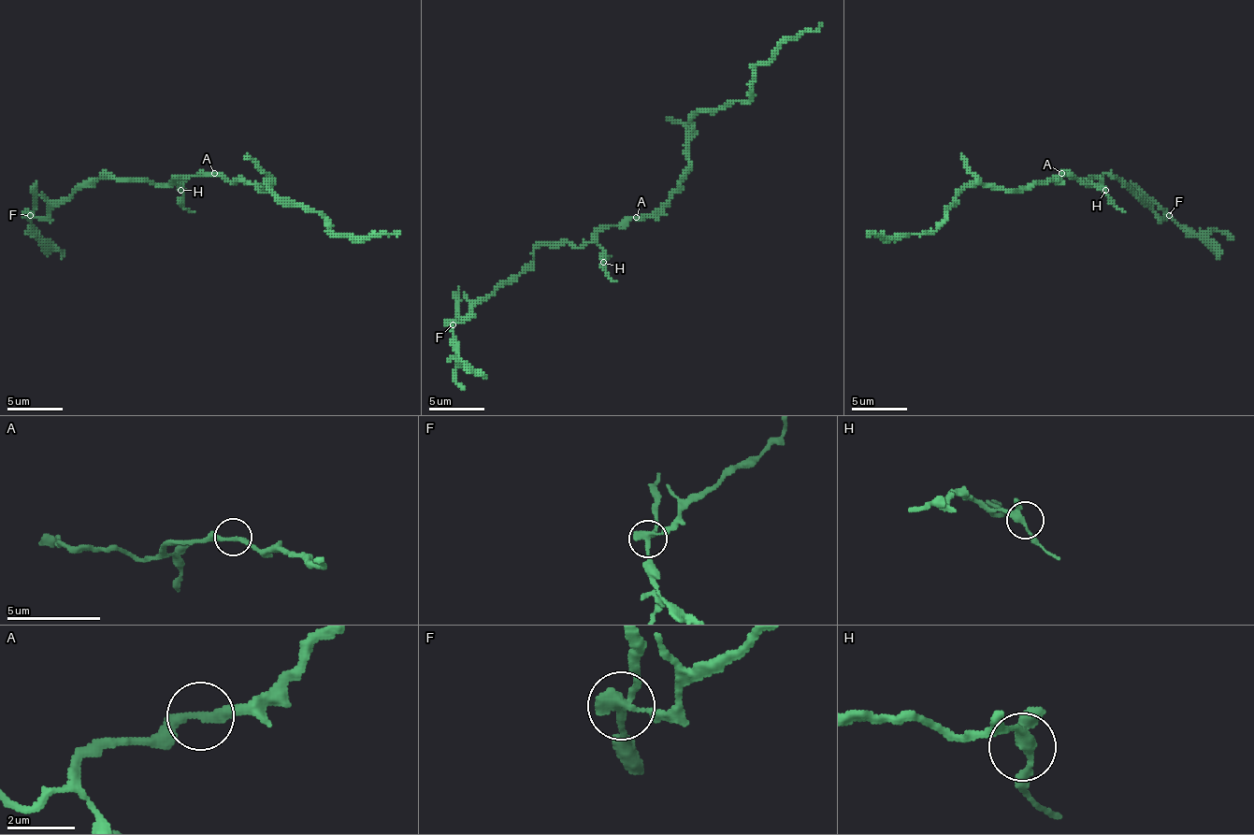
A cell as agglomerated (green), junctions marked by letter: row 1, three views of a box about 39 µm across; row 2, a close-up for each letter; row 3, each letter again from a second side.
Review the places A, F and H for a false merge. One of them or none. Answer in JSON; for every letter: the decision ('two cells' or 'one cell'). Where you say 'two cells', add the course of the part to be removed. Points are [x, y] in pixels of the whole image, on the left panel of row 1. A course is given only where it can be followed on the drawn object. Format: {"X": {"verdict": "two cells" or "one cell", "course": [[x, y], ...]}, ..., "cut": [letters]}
{"A": {"verdict": "one cell"}, "F": {"verdict": "two cells", "course": [[31, 214], [31, 228], [62, 253], [62, 259]]}, "H": {"verdict": "one cell"}, "cut": ["F"]}

